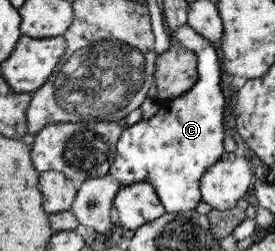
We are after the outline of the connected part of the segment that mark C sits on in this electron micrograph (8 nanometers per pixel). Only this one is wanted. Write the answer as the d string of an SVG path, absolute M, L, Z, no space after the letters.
M188 23L178 27L174 36L179 46L189 49L196 55L198 81L183 96L161 102L161 110L150 120L142 119L132 126L125 126L118 139L116 156L111 164L109 174L118 178L120 188L138 182L146 182L152 185L158 193L158 198L164 205L166 212L188 212L188 210L195 210L198 202L202 201L200 182L204 172L220 159L220 155L224 154L224 126L222 120L224 120L226 98L224 98L224 92L222 92L222 86L220 85L222 70L218 49L214 48L200 34L197 34Z

